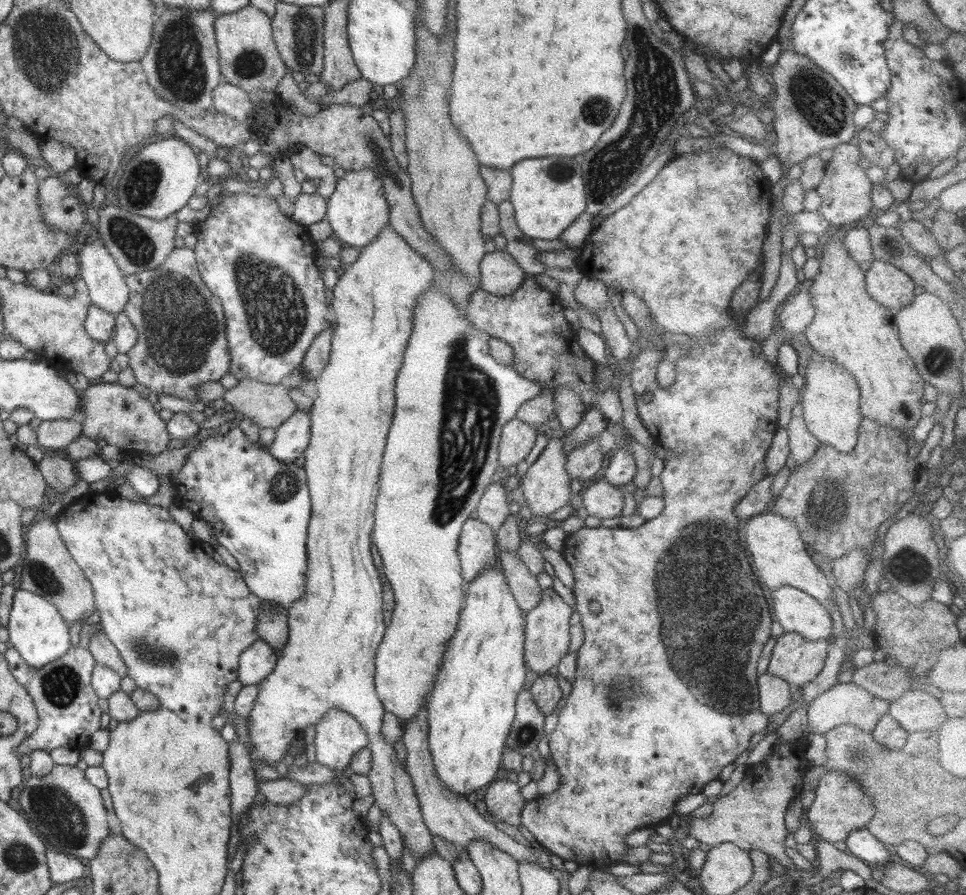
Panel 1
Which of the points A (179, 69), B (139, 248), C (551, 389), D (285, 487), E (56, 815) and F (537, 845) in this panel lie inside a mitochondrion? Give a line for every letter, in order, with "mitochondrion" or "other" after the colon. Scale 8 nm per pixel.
A: mitochondrion
B: mitochondrion
C: other
D: mitochondrion
E: mitochondrion
F: other

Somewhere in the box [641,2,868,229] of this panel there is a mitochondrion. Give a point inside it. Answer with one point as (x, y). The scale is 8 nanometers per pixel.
(822, 107)

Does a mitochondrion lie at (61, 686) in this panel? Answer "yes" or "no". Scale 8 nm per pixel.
yes

